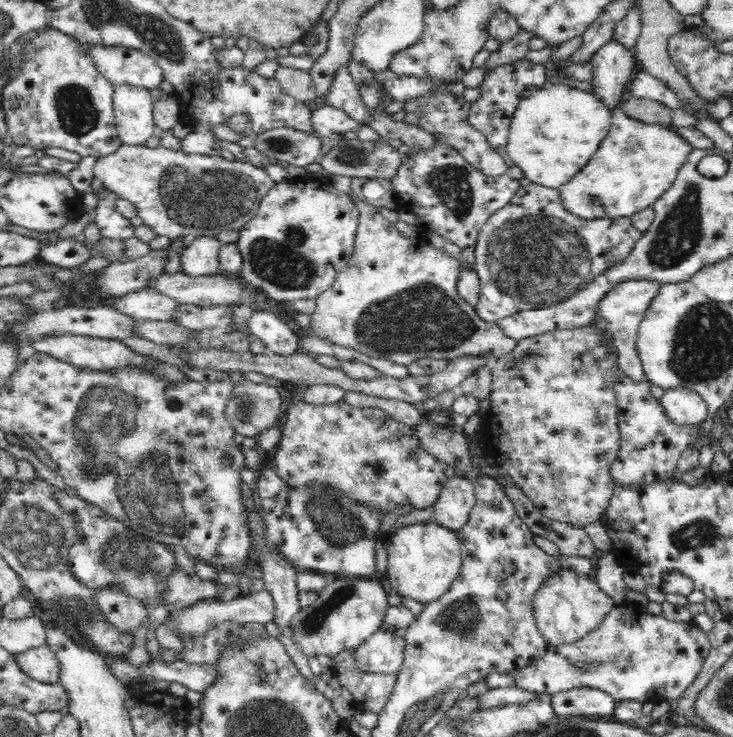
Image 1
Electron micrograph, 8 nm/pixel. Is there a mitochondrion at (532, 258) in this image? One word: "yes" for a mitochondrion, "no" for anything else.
yes

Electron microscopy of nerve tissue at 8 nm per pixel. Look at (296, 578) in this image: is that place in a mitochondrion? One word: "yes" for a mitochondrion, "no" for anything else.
no

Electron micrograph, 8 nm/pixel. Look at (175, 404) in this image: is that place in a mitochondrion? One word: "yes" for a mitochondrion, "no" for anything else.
yes

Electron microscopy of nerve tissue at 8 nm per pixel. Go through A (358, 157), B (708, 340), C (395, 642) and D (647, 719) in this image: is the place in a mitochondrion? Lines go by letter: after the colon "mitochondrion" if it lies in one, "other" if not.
A: mitochondrion
B: mitochondrion
C: other
D: other

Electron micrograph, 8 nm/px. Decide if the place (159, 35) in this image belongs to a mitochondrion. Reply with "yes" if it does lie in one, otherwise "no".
yes

